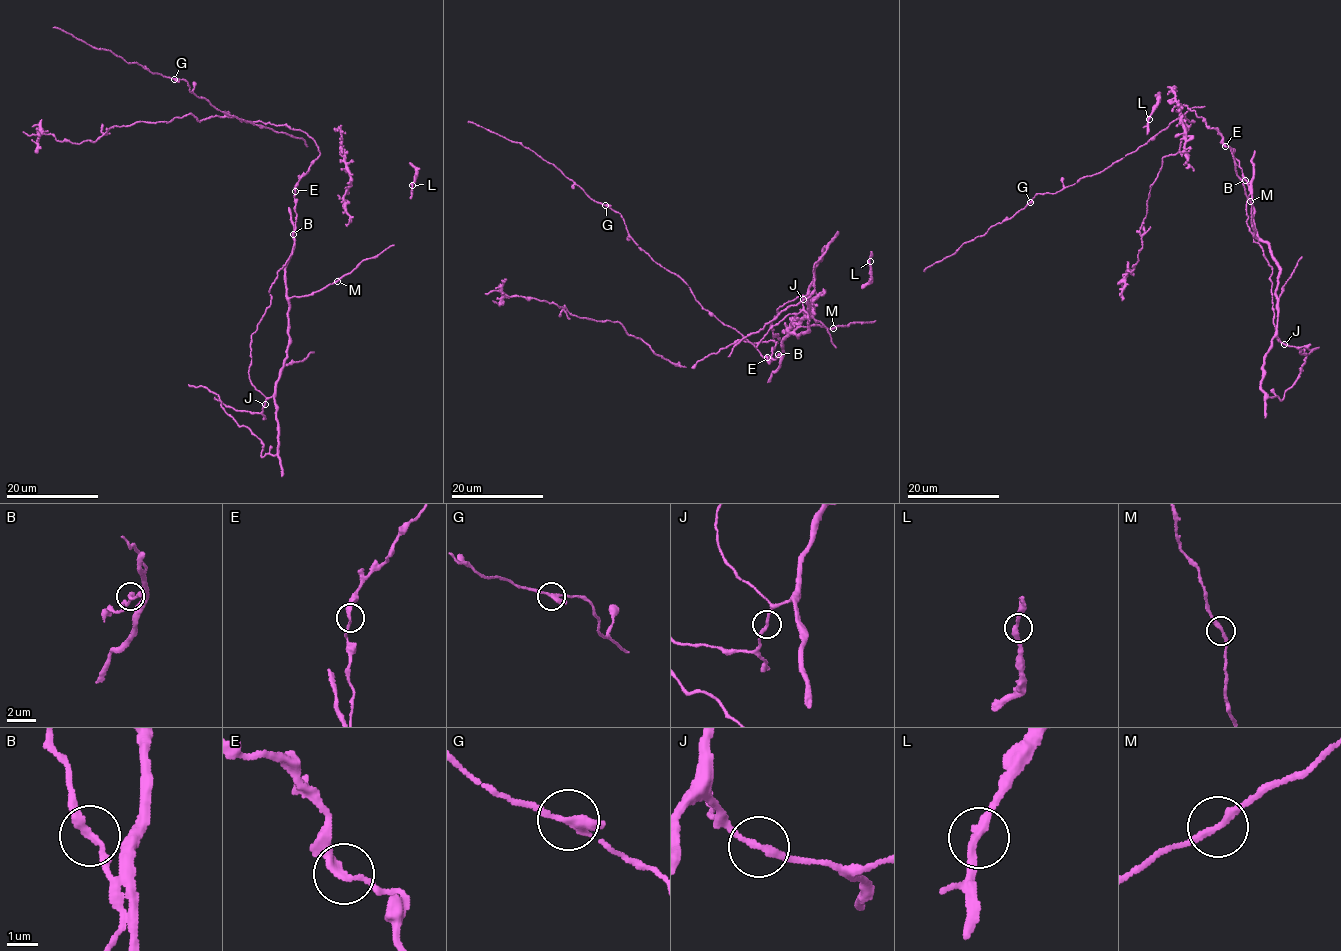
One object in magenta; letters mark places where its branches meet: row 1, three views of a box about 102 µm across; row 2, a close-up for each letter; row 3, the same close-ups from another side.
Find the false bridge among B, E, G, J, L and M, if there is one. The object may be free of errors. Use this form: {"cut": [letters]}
{"cut": []}

